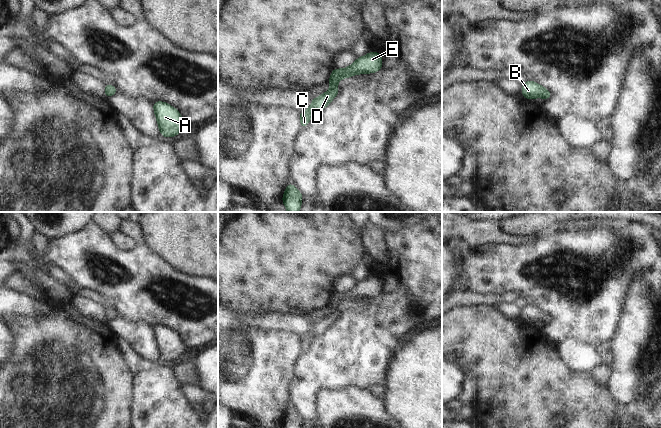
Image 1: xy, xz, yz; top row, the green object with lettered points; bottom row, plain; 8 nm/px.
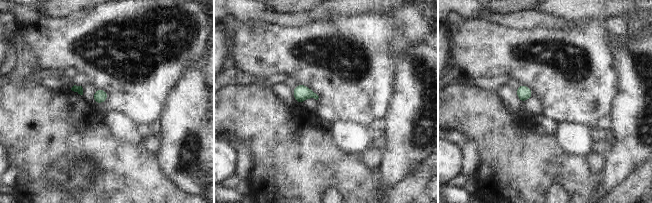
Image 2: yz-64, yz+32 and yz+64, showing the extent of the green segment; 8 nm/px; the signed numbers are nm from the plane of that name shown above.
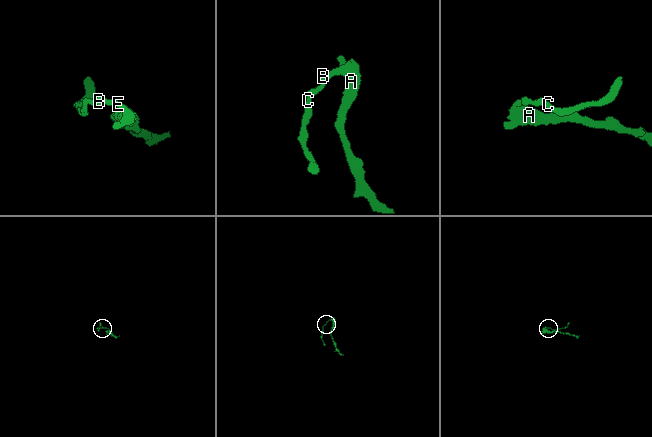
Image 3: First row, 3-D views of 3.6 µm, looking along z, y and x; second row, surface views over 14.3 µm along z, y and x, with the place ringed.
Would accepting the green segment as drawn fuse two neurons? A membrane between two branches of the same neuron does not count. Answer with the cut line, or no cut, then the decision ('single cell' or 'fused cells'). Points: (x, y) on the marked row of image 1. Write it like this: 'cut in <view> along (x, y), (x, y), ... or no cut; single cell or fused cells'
no cut; single cell

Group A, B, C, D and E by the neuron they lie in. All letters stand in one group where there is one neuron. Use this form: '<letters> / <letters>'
A B C D E

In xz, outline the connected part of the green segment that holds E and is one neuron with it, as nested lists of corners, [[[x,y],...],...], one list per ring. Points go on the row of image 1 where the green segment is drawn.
[[[371,51],[366,56],[357,58],[355,62],[347,68],[334,68],[331,77],[328,80],[331,89],[328,92],[324,92],[318,98],[312,98],[311,107],[308,110],[299,113],[301,128],[305,128],[308,125],[311,116],[324,109],[336,97],[340,91],[336,84],[340,79],[352,77],[357,73],[366,74],[378,72],[382,69],[382,60],[382,55],[380,53]]]

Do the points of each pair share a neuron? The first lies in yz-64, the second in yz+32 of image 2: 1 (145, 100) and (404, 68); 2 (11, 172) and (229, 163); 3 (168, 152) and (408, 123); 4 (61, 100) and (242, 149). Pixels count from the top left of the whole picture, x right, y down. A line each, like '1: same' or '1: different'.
1: different
2: different
3: same
4: different

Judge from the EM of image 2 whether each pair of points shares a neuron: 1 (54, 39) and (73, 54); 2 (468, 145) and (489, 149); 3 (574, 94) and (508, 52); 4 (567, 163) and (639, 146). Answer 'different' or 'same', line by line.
1: same
2: different
3: same
4: different

